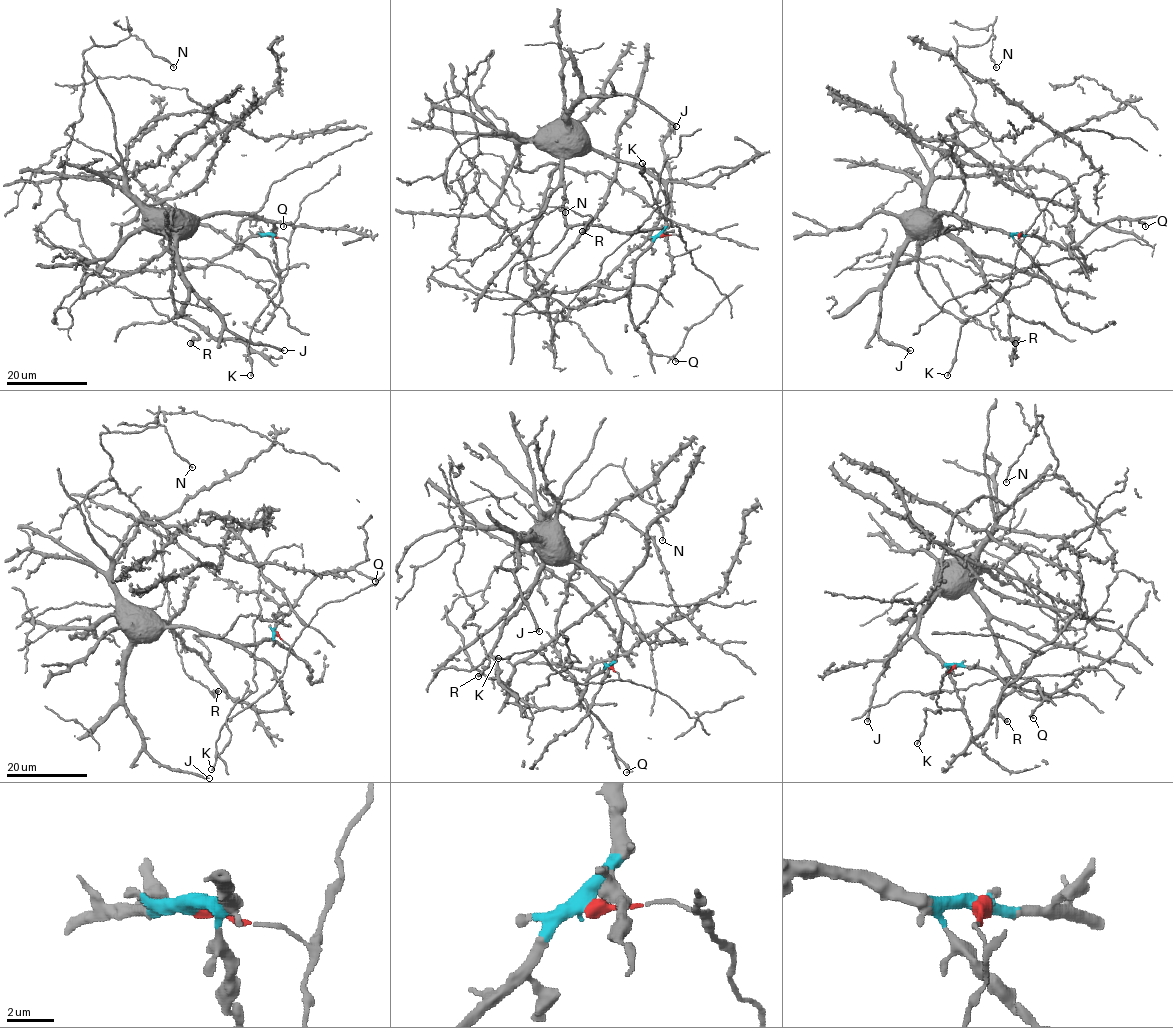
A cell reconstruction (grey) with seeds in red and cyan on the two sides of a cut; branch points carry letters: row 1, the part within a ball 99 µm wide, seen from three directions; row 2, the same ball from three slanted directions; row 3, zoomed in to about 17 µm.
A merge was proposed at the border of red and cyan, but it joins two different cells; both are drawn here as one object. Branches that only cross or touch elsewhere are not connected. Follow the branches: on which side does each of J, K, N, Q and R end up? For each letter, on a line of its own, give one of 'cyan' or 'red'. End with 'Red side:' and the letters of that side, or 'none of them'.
J: cyan
K: red
N: cyan
Q: cyan
R: cyan
Red side: K

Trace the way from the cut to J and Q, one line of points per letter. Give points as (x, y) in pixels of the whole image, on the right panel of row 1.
J: (1019, 235), (985, 230), (946, 213), (938, 214), (906, 244), (883, 287), (878, 335), (886, 343), (910, 350)
Q: (1019, 235), (1036, 235), (1045, 242), (1068, 247), (1078, 246), (1099, 227), (1116, 218), (1136, 218), (1146, 227)

